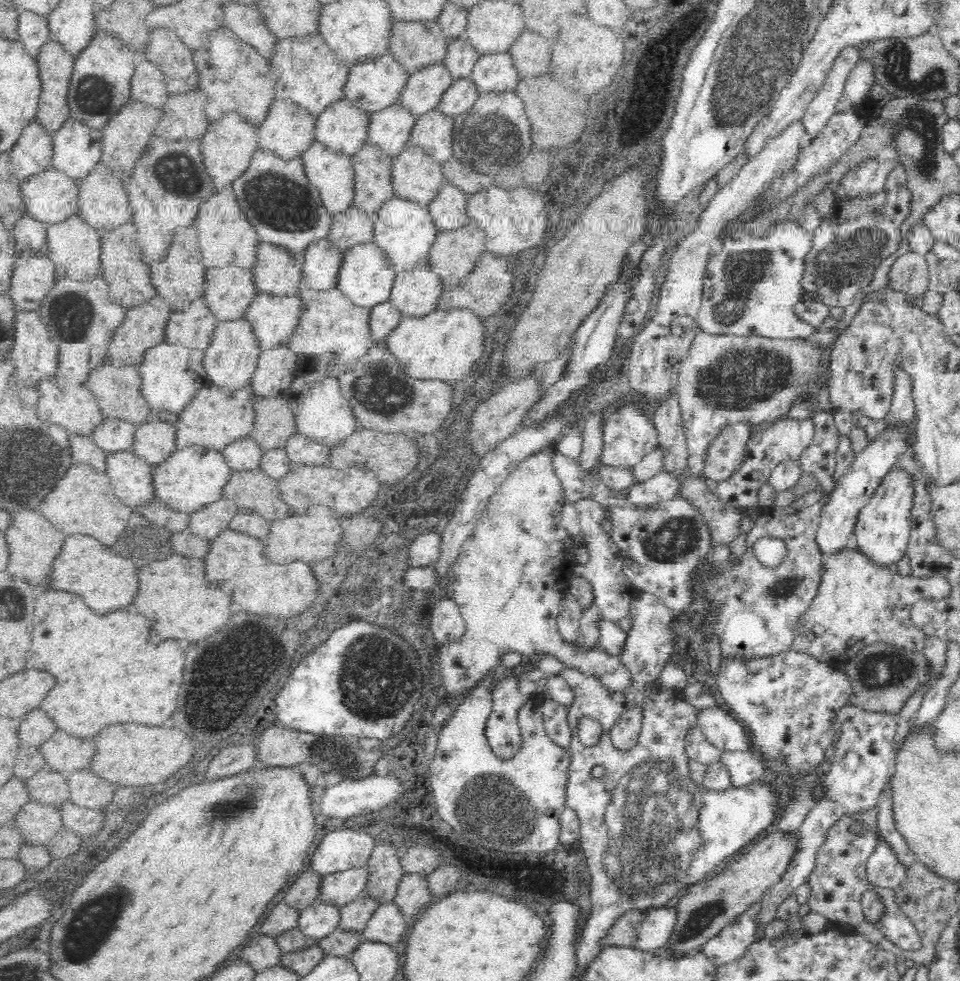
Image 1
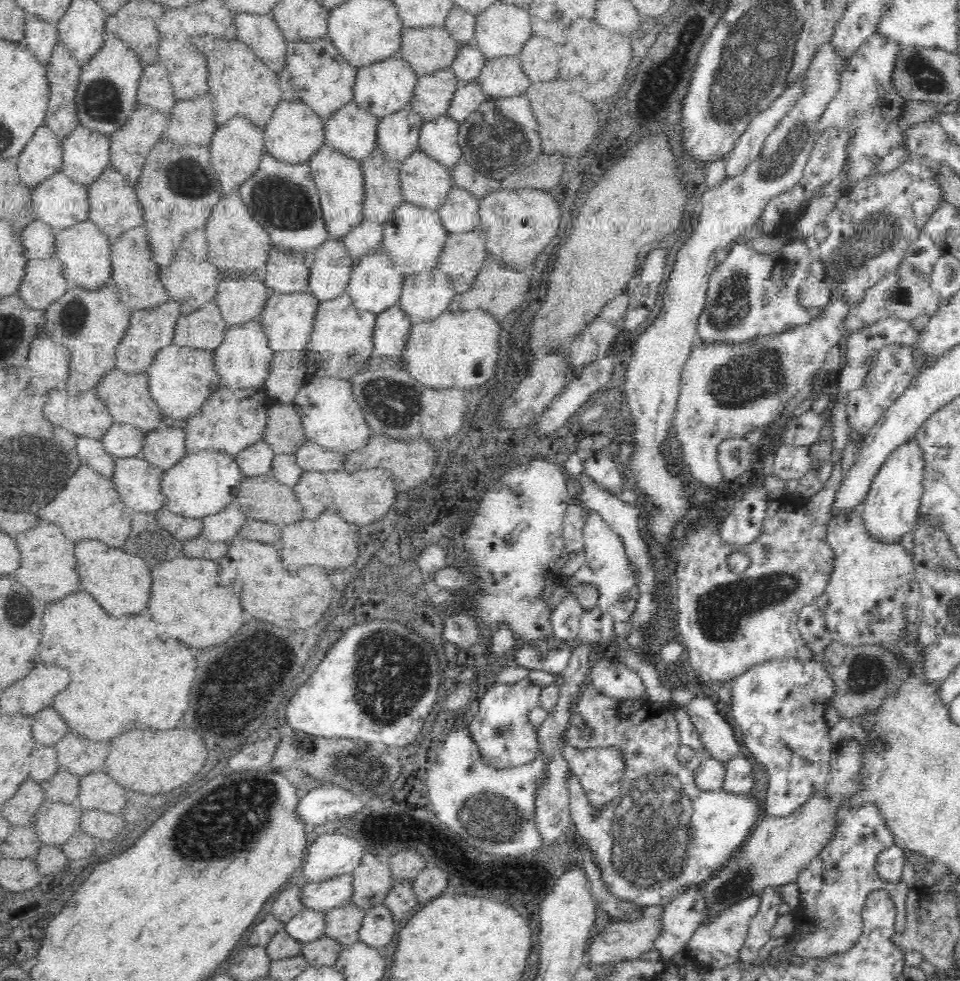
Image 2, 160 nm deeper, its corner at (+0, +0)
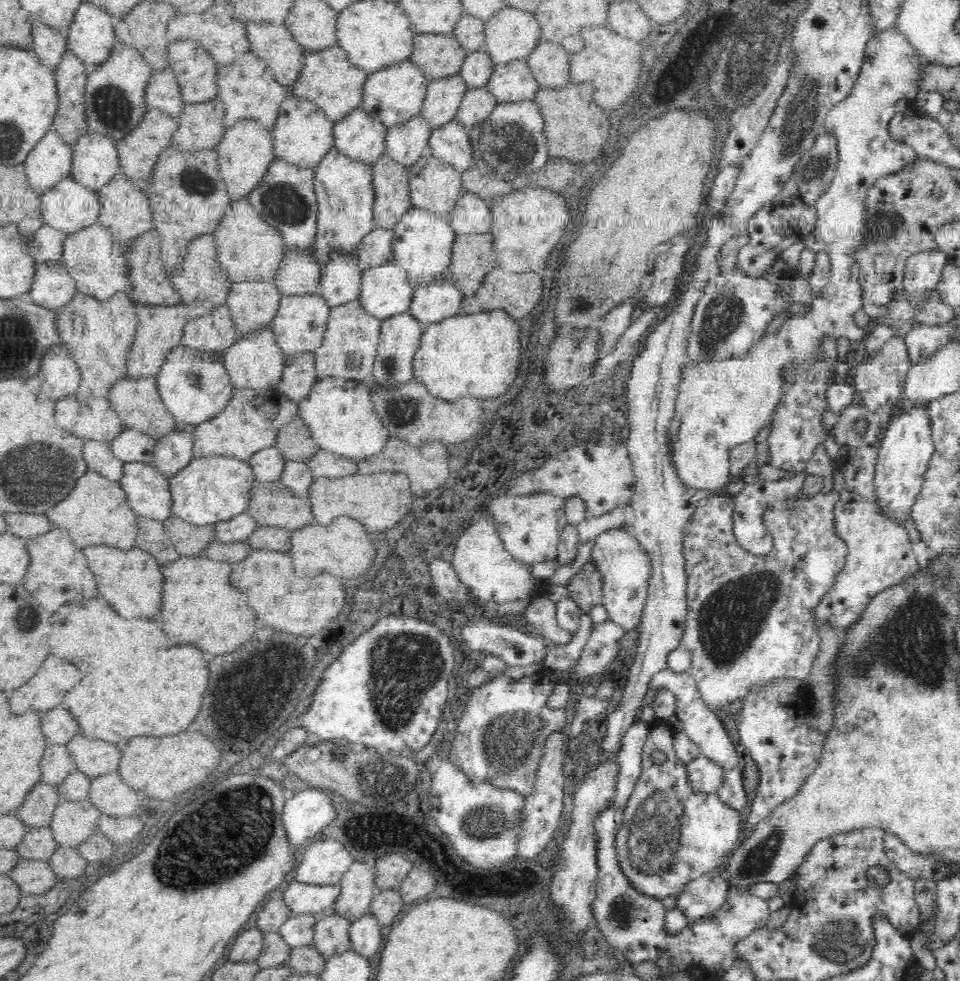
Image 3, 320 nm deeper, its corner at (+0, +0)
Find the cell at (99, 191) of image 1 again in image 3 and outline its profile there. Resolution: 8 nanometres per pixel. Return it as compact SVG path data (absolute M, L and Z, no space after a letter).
M123 173L114 174L112 179L99 188L96 193L101 204L97 222L106 228L116 240L126 243L143 232L153 230L150 203L144 190Z

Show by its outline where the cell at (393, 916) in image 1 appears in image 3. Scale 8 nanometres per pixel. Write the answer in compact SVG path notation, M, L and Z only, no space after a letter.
M374 913L363 914L350 926L350 946L354 951L372 957L382 946L384 925L374 917Z

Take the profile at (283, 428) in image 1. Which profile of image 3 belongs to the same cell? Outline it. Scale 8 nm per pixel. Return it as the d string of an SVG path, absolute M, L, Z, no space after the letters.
M299 416L284 423L275 435L274 445L281 452L284 460L304 463L317 449L317 443Z

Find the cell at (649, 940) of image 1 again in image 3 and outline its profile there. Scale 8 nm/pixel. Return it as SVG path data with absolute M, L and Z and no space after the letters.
M722 867L701 877L692 878L676 896L675 908L684 915L689 924L711 918L712 914L724 906L729 888L721 872Z

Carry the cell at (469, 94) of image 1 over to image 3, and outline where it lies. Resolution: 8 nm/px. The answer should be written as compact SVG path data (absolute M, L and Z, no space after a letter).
M487 87L468 88L456 110L455 119L467 128L486 120L498 103Z

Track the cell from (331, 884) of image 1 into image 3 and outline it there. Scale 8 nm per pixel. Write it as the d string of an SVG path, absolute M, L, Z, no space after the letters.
M294 880L280 897L284 898L284 903L290 907L292 916L306 914L314 916L334 908L340 892L342 892L340 884L317 885Z

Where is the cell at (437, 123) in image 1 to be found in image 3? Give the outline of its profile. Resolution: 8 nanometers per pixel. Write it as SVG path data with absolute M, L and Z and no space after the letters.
M456 119L438 128L432 128L428 141L428 153L450 163L461 174L472 166L468 128Z

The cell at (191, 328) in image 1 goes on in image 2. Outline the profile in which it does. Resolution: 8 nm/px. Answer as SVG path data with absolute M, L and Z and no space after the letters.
M213 300L204 303L198 310L188 315L179 316L173 332L173 342L178 346L212 352L212 370L214 370L213 350L222 342L227 326Z

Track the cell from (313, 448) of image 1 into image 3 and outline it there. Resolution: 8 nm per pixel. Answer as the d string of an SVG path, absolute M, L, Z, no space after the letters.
M317 448L305 463L314 477L344 477L357 472L357 462L336 453Z

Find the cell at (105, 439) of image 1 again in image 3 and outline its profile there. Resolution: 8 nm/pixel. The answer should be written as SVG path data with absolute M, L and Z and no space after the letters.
M124 427L114 438L110 448L116 458L121 461L146 461L152 463L151 456L155 447L155 438L147 433Z

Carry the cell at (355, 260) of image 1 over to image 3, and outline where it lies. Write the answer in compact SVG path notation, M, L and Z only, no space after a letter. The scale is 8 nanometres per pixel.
M392 258L381 265L362 268L358 300L361 307L369 315L384 320L389 316L400 314L409 310L409 304L413 297L412 285L409 282L407 273L400 267L397 267Z

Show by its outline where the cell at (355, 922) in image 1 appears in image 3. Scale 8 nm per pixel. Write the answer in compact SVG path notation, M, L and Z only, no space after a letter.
M336 911L328 914L314 924L312 944L326 959L340 954L351 948L349 930L352 924L352 919Z

